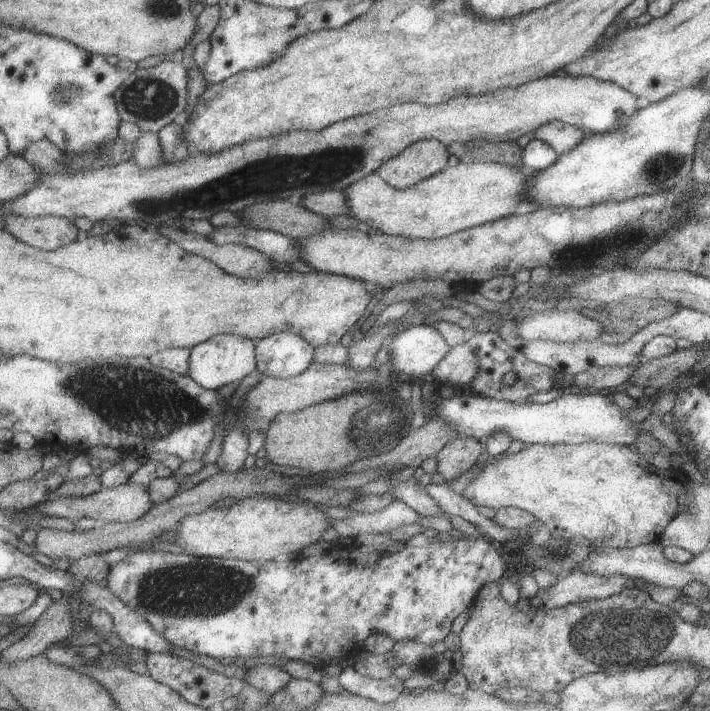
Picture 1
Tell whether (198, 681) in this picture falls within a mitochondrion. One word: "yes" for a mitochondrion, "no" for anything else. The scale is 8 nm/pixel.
no

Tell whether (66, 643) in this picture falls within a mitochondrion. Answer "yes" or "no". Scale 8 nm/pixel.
no

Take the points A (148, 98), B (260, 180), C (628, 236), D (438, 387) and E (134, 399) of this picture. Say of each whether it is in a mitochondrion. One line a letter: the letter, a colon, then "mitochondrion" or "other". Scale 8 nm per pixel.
A: mitochondrion
B: mitochondrion
C: mitochondrion
D: other
E: mitochondrion

